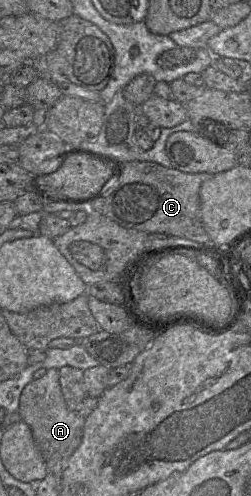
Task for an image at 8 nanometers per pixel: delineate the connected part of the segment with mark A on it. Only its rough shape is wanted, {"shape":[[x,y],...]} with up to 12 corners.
{"shape":[[59,370],[28,383],[19,414],[47,472],[60,478],[85,418],[64,400]]}

